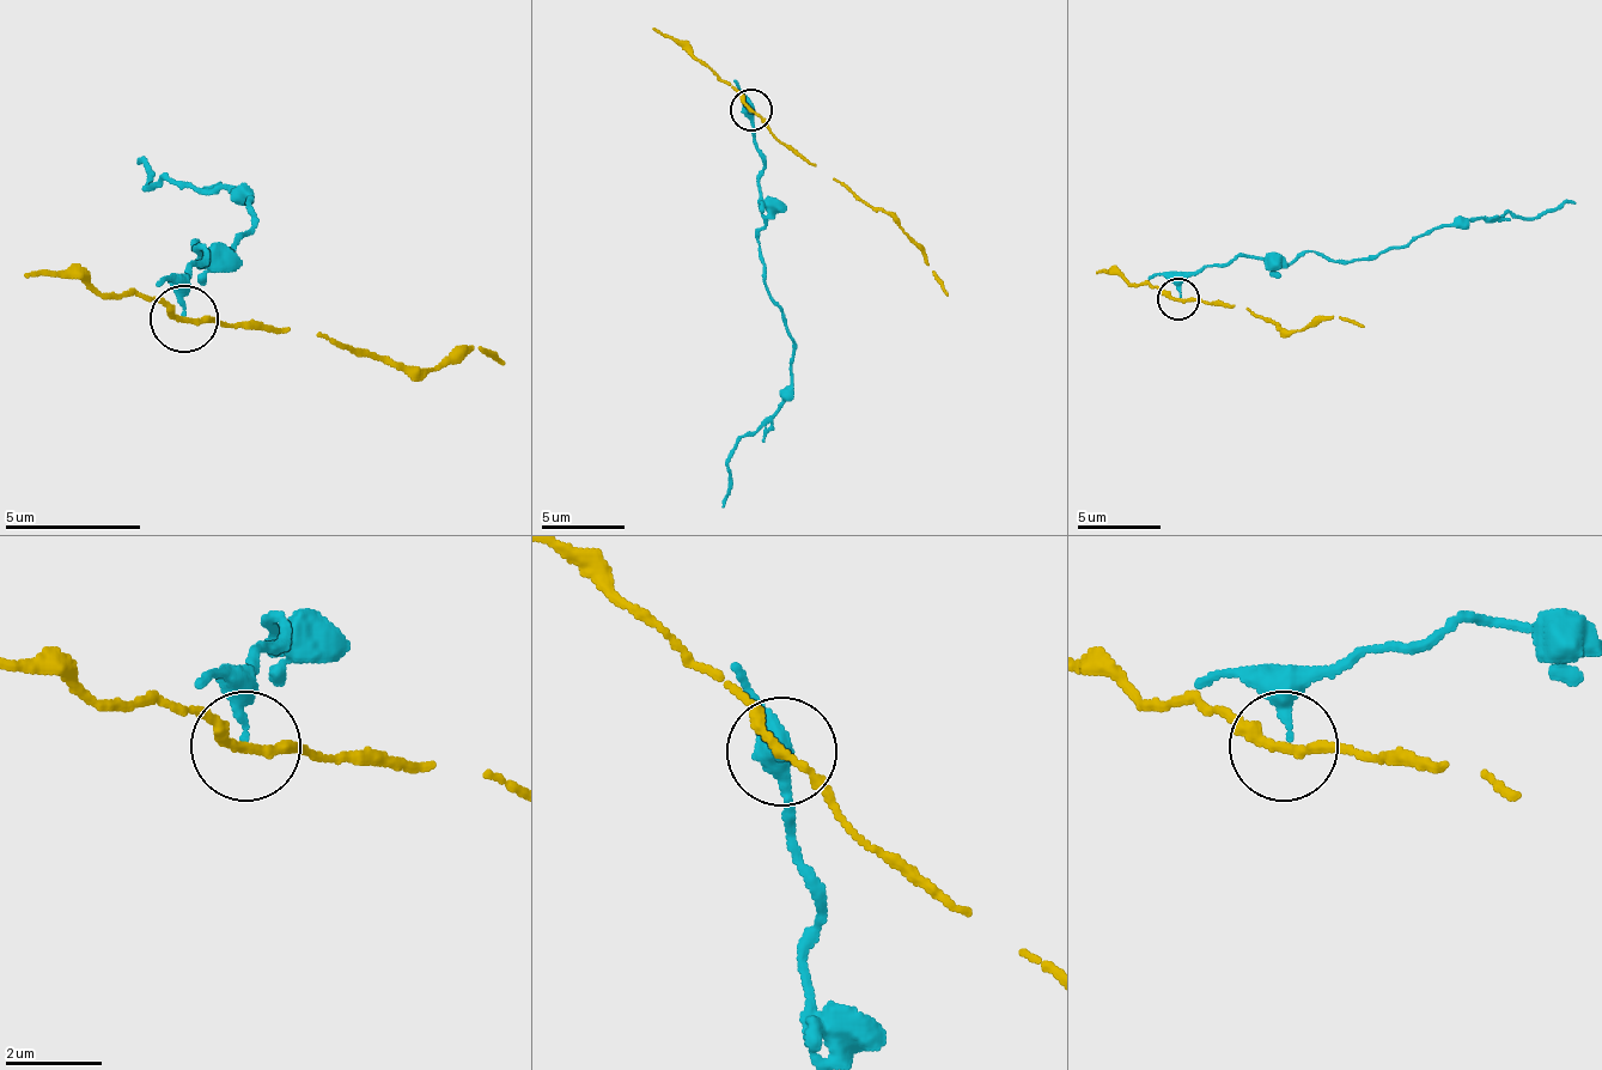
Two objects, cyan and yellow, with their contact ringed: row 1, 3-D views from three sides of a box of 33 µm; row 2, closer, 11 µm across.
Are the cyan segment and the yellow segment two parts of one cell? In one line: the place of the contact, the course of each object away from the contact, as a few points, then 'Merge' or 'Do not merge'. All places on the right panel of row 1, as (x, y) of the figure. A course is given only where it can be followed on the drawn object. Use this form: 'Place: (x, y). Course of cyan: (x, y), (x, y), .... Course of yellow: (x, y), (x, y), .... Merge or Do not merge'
Place: (1179, 299). Course of cyan: (1179, 296), (1192, 275), (1234, 262), (1242, 254), (1292, 262), (1317, 250), (1354, 262), (1463, 225), (1576, 204). Course of yellow: (1179, 301), (1234, 304), (1284, 329), (1338, 317), (1363, 326). Do not merge

